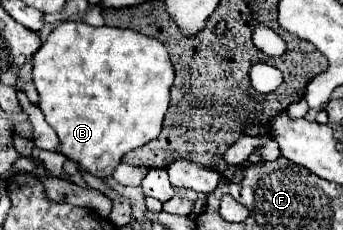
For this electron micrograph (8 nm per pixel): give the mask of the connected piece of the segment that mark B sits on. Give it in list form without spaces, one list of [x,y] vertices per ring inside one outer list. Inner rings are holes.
[[[61,22],[45,40],[45,44],[39,48],[39,52],[33,56],[33,84],[39,92],[39,108],[45,114],[45,122],[55,130],[57,138],[59,138],[59,146],[57,152],[63,154],[67,160],[75,162],[79,170],[91,172],[93,176],[99,178],[109,178],[113,176],[113,170],[121,164],[121,160],[125,158],[127,152],[155,140],[163,128],[163,116],[167,112],[169,106],[169,88],[173,84],[173,64],[169,60],[167,50],[163,48],[161,42],[155,42],[153,38],[143,38],[143,34],[135,34],[133,30],[119,30],[119,28],[109,28],[109,26],[101,26],[101,28],[93,28],[87,26],[83,22]]]

